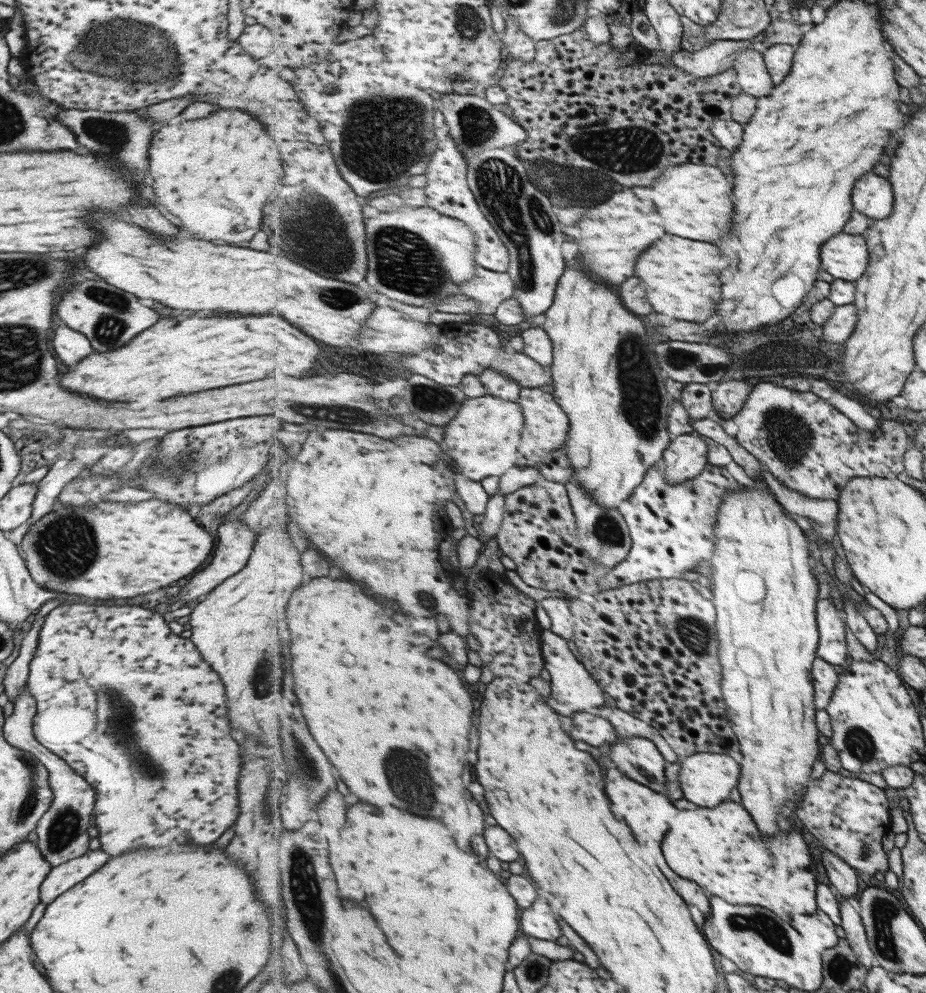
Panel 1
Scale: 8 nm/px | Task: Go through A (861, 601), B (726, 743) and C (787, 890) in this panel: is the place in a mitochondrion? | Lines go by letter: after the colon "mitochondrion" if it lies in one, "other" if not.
A: other
B: other
C: other

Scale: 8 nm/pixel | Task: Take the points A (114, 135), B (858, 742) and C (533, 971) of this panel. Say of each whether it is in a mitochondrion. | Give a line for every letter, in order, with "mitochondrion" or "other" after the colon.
A: mitochondrion
B: mitochondrion
C: mitochondrion

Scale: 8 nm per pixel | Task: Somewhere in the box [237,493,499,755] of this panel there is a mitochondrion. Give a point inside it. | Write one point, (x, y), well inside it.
(263, 677)

